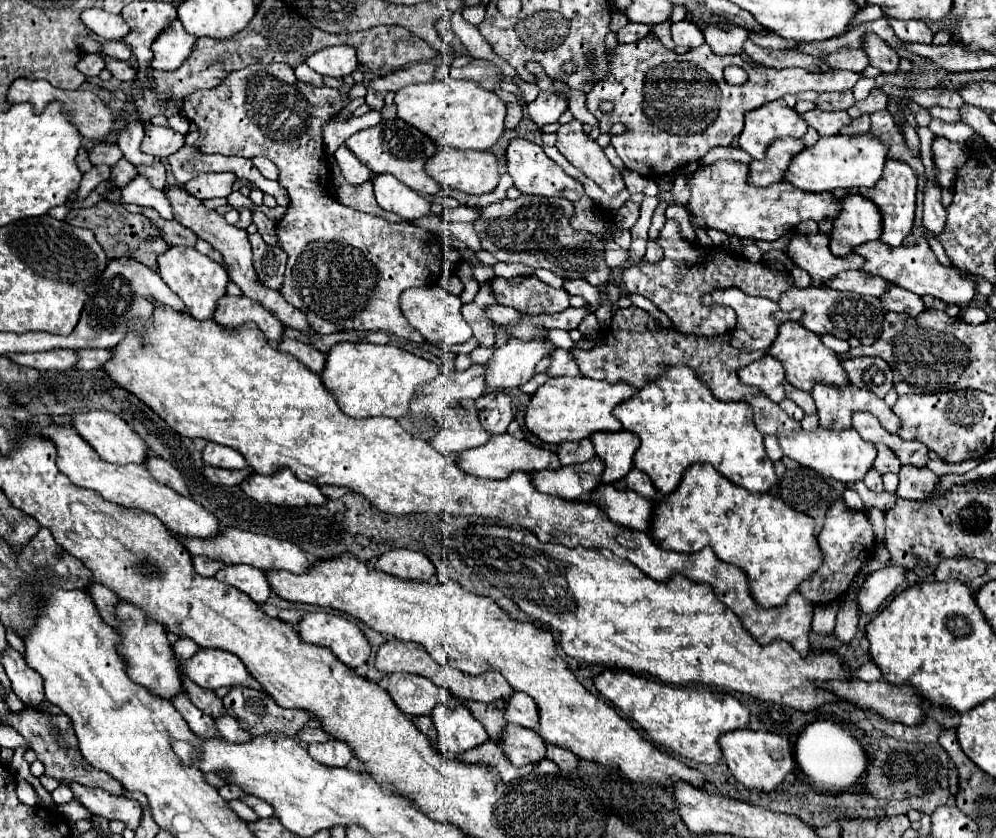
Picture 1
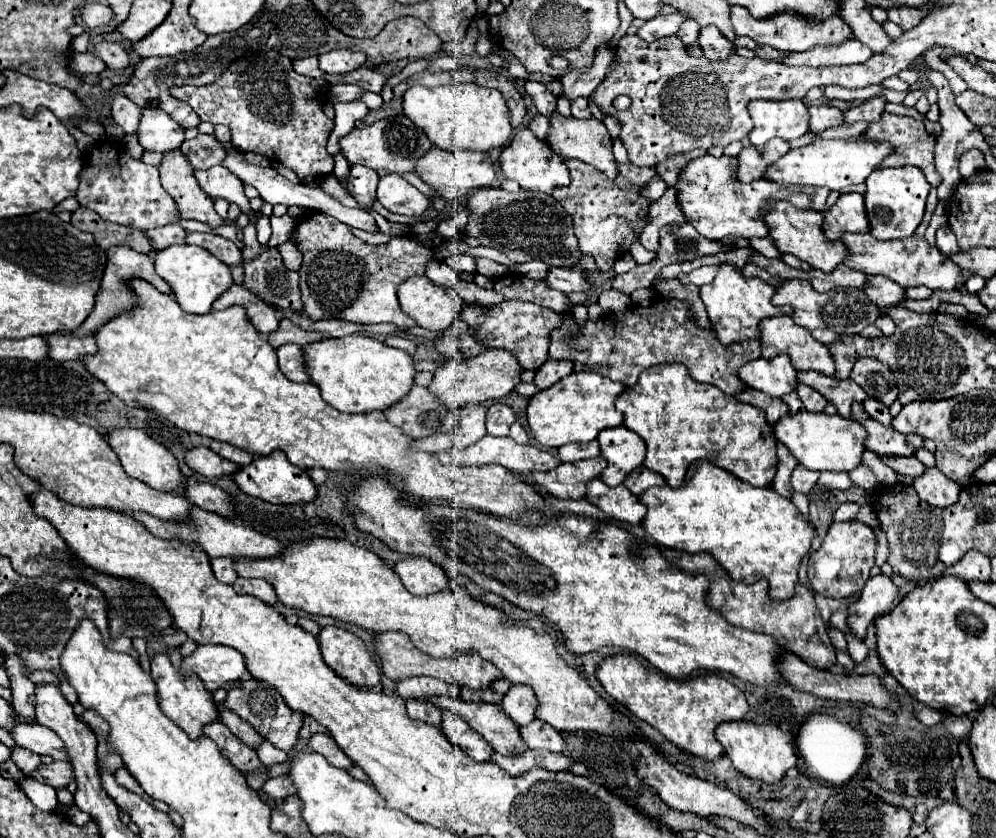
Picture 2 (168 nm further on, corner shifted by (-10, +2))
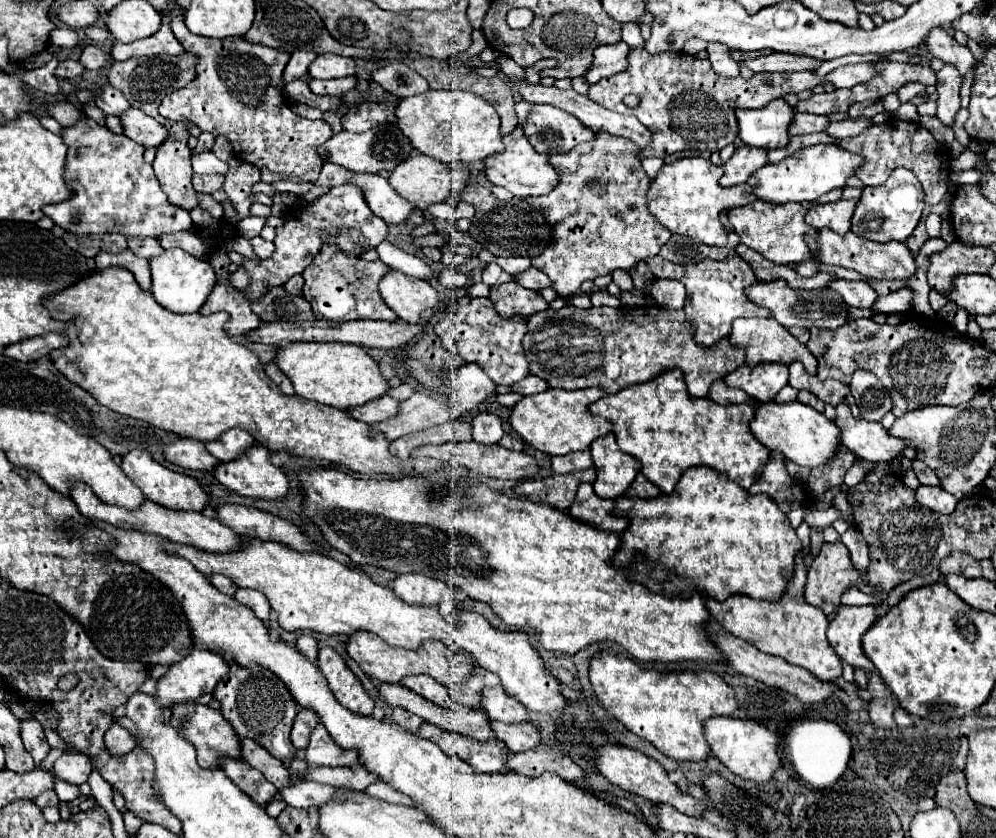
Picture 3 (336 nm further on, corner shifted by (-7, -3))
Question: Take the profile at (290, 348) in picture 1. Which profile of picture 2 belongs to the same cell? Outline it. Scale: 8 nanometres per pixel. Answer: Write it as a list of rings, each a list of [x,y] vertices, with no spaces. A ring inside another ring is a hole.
[[[284,344],[276,350],[278,366],[282,374],[292,382],[308,382],[308,374],[304,370],[304,354],[302,348],[296,344]]]

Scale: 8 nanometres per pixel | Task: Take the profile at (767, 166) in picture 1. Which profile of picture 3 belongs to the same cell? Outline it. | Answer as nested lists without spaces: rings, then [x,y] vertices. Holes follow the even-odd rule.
[[[741,147],[741,149],[735,151],[735,155],[727,163],[723,163],[725,173],[719,181],[721,181],[723,187],[745,183],[757,169],[761,169],[767,163],[769,163],[769,159],[767,159],[765,149]]]

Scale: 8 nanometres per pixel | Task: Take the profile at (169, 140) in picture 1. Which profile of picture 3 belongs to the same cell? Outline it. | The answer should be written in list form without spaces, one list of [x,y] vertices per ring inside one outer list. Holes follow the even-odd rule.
[[[129,109],[125,119],[121,119],[125,135],[143,147],[159,147],[169,139],[169,129],[157,119],[145,115],[141,109]]]

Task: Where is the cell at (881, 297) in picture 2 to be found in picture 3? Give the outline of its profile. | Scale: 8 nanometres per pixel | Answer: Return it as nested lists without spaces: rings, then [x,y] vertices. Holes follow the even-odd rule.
[[[837,279],[833,281],[833,285],[829,285],[829,289],[837,291],[851,307],[871,307],[877,301],[877,291],[867,283],[867,281],[845,281],[845,279]]]

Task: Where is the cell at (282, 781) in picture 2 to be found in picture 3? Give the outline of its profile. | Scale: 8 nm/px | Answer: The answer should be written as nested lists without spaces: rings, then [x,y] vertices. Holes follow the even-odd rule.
[[[301,781],[297,785],[283,787],[279,793],[283,801],[291,807],[311,807],[311,805],[319,805],[321,801],[329,801],[329,797],[335,795],[335,789],[323,783]]]

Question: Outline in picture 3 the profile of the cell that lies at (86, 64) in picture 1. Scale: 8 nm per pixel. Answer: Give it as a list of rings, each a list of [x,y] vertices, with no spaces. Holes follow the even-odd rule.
[[[67,59],[67,61],[61,61],[59,67],[55,69],[55,75],[61,77],[61,79],[69,79],[69,77],[79,77],[85,73],[85,67],[81,61],[73,61],[73,59]]]

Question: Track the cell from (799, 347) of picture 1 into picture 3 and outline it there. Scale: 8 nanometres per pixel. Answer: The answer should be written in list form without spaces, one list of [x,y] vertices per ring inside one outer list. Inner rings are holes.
[[[751,317],[751,319],[737,319],[733,321],[733,329],[729,335],[731,343],[737,347],[743,347],[747,353],[747,363],[749,365],[757,365],[757,363],[767,363],[767,361],[777,361],[777,363],[785,363],[791,365],[793,361],[801,361],[803,367],[807,369],[809,375],[817,373],[817,359],[813,357],[813,353],[809,349],[805,349],[803,343],[799,343],[781,323],[777,323],[775,319],[759,319],[759,317]]]

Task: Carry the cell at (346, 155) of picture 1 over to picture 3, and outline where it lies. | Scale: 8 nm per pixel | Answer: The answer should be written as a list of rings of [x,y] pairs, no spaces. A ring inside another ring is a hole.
[[[345,183],[341,187],[333,187],[327,195],[321,195],[319,199],[315,199],[311,203],[309,211],[289,209],[287,223],[277,227],[275,253],[271,259],[267,259],[267,261],[245,259],[243,261],[245,269],[251,275],[251,285],[247,287],[249,297],[261,297],[261,293],[265,289],[269,289],[273,285],[283,285],[295,273],[303,273],[303,269],[313,261],[313,257],[317,255],[317,251],[325,243],[323,239],[319,239],[317,229],[327,229],[333,235],[333,239],[329,243],[339,245],[349,255],[361,255],[365,249],[377,247],[377,241],[381,241],[381,237],[387,237],[385,221],[381,221],[381,217],[377,217],[369,209],[369,205],[365,203],[365,193],[361,191],[361,187],[349,185],[349,183]],[[339,227],[343,227],[343,233],[337,231]]]

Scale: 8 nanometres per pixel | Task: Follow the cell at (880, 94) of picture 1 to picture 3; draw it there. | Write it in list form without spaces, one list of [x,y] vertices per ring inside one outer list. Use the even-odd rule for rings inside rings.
[[[857,117],[857,119],[841,119],[841,121],[833,121],[827,125],[827,133],[837,137],[837,139],[847,139],[847,137],[855,137],[857,133],[865,131],[869,125],[873,125],[871,117]]]

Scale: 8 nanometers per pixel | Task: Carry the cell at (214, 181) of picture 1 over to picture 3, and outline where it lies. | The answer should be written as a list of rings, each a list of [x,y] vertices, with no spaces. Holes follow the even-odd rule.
[[[193,175],[193,189],[197,193],[209,193],[213,195],[215,191],[219,191],[223,187],[225,177],[221,175]]]

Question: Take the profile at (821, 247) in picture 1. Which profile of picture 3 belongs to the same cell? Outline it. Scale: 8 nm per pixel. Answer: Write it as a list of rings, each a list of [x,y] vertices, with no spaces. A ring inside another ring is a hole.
[[[755,201],[753,205],[731,209],[727,217],[735,233],[741,237],[741,243],[749,245],[775,265],[795,265],[809,259],[817,259],[817,253],[811,251],[809,245],[805,243],[805,235],[817,239],[819,233],[803,221],[805,213],[807,213],[805,205],[789,205],[789,203],[777,205],[767,201]]]

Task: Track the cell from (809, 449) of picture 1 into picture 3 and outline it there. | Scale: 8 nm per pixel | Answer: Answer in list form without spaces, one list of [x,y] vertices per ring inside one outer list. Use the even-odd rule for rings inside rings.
[[[775,401],[763,403],[755,411],[755,421],[751,423],[751,433],[767,449],[779,451],[789,461],[793,461],[801,467],[809,467],[809,469],[831,463],[841,447],[841,431],[835,425],[835,421],[827,419],[823,413],[815,411],[809,405],[803,405],[799,401],[785,403],[785,405],[779,405]]]

